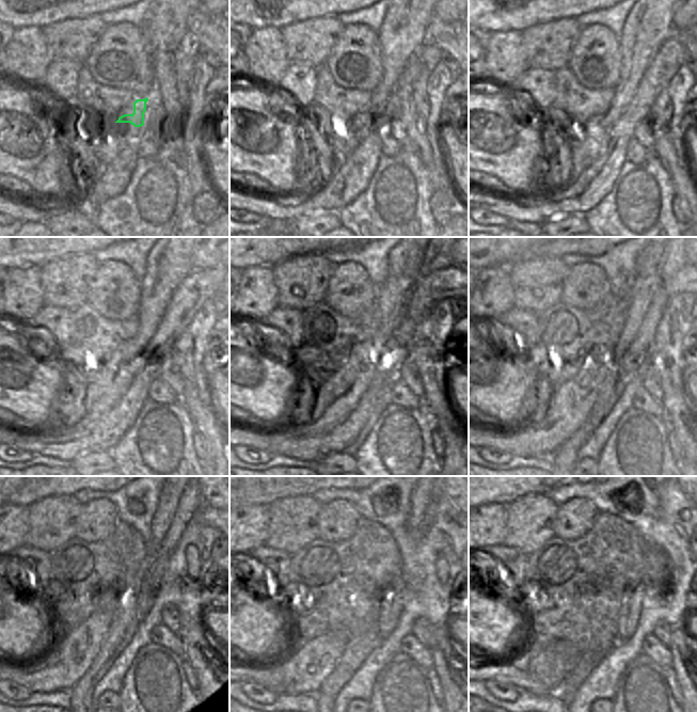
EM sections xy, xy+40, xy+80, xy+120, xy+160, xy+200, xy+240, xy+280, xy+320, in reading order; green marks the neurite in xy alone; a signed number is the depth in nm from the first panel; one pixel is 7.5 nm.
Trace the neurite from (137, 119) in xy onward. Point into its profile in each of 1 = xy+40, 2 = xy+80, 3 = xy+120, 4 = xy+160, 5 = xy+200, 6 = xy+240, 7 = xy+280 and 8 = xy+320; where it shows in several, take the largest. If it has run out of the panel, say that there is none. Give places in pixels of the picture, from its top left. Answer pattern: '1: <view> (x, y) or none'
1: xy+40 (405, 30)
2: xy+80 (648, 24)
3: xy+120 (169, 262)
4: xy+160 (331, 402)
5: xy+200 (564, 410)
6: xy+240 (62, 668)
7: xy+280 (304, 669)
8: xy+320 (541, 664)

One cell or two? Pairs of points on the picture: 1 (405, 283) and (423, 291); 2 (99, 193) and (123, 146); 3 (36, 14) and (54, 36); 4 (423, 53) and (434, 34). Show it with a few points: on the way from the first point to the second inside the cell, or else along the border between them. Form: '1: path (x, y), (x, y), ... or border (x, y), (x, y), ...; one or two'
1: border (422, 274), (409, 293), (407, 312); two
2: path (106, 182), (111, 176), (117, 158); one
3: border (70, 17), (49, 24), (42, 29); two
4: border (428, 38), (443, 51); two

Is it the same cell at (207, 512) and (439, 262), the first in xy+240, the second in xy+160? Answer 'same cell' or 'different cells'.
different cells

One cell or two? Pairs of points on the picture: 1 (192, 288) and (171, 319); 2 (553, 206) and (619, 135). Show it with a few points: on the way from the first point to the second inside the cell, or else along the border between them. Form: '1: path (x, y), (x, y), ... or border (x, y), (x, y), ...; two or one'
1: path (190, 296), (178, 312); one
2: path (573, 195), (615, 155); one

